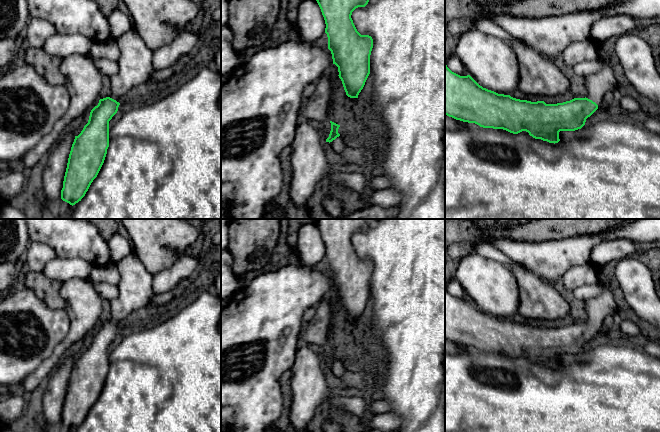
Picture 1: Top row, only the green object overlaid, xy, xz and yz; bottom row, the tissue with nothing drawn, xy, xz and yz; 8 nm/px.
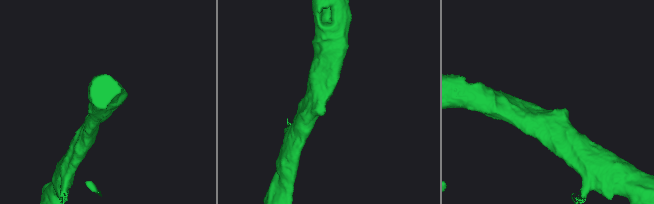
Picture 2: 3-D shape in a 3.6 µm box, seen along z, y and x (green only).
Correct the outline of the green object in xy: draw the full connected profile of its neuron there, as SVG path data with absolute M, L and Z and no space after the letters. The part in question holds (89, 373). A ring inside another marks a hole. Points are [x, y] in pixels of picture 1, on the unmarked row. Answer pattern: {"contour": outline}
{"contour": "M134 251L115 264L120 274L119 295L111 303L109 321L99 324L88 347L74 366L68 382L61 423L75 429L97 401L109 371L109 345L117 337L128 315L144 311L154 295L153 276Z"}

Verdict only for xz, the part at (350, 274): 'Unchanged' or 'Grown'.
Unchanged

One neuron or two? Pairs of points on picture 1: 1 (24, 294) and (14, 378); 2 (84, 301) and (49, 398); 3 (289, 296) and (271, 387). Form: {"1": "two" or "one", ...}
{"1": "one", "2": "two", "3": "one"}

